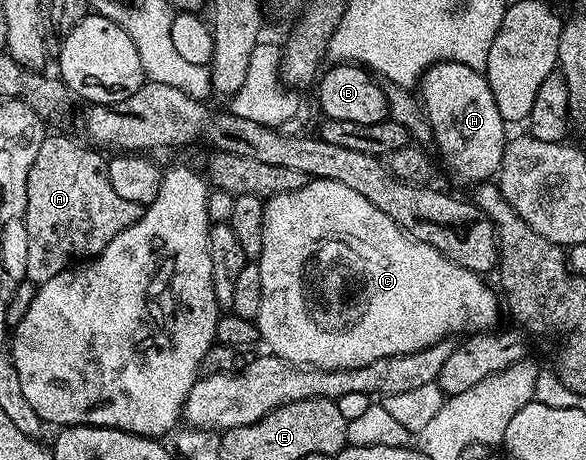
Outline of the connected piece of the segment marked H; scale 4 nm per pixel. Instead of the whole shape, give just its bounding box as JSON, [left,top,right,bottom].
[421,62,505,184]

